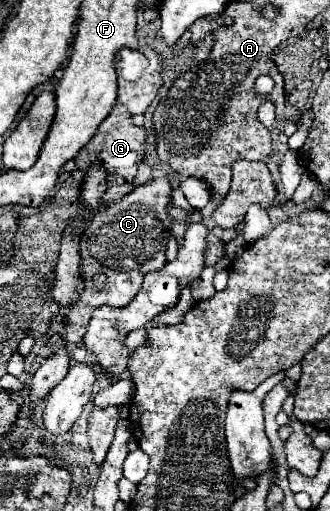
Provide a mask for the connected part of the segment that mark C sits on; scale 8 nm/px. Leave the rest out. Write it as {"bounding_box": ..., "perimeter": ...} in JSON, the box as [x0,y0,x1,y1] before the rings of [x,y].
{"bounding_box":[65,176,171,342],"perimeter":[[[167,176],[151,180],[143,186],[137,186],[123,200],[109,204],[93,218],[85,234],[81,236],[81,256],[83,256],[83,278],[85,288],[81,298],[67,312],[65,340],[83,342],[91,312],[97,306],[109,304],[123,308],[127,306],[141,288],[143,276],[165,266],[165,246],[169,230],[169,198],[171,198],[171,180]]]}

